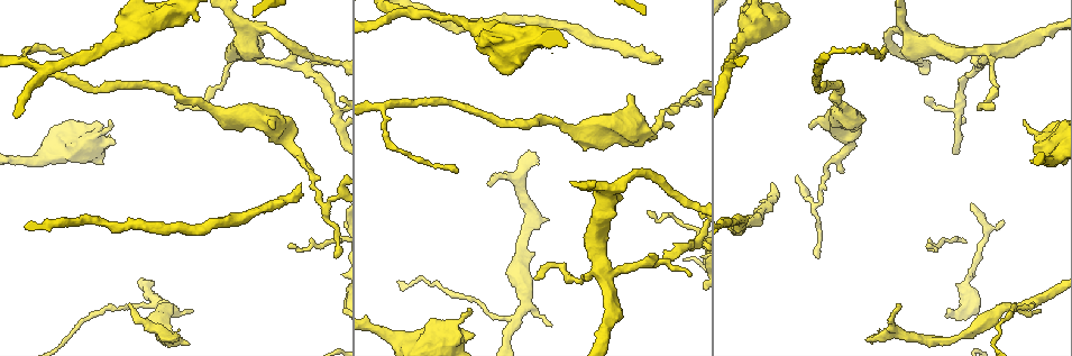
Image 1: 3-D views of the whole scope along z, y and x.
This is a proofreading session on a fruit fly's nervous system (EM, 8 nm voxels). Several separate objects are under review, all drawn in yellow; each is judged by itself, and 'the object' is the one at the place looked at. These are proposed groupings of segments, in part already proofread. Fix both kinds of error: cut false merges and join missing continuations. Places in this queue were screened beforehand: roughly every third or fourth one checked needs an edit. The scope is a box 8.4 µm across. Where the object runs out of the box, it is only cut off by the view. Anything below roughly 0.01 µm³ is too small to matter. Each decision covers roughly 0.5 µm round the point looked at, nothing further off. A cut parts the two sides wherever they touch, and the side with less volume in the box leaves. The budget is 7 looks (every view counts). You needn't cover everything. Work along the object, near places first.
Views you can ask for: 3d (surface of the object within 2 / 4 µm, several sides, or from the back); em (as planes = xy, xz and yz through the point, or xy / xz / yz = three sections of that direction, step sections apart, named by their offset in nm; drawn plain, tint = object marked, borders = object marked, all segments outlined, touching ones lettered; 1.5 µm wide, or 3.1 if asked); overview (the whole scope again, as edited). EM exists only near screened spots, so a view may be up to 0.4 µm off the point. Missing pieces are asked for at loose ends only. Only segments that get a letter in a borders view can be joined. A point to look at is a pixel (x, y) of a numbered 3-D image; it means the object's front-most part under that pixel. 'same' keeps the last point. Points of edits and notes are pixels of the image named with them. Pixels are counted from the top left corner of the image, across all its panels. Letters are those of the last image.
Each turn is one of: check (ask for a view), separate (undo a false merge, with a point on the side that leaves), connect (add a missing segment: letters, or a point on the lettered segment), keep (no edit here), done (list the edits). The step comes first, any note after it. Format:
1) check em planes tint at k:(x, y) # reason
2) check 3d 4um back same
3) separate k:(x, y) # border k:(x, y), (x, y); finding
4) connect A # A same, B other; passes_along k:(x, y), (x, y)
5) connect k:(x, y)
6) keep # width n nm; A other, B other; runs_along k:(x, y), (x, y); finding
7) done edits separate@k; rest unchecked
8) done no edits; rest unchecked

check em yz step 8 plain at 1:(299, 185) # branch stops here

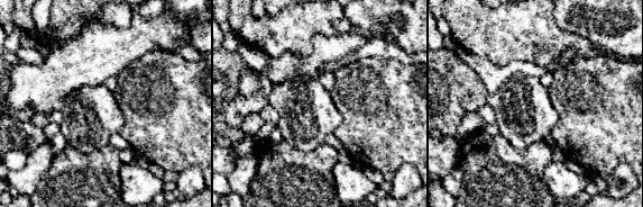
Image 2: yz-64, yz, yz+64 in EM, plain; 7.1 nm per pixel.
check em yz step 8 borders same # see the neighbours

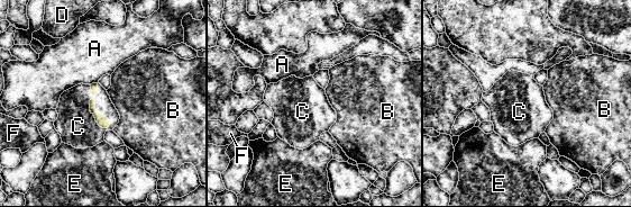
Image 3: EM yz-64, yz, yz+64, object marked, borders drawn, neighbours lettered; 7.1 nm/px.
connect C # A other, B other, C same, D other, E other, F other; passes_along 3:(103, 122), (90, 108), (78, 126); it goes on there

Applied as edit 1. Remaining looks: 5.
check overview

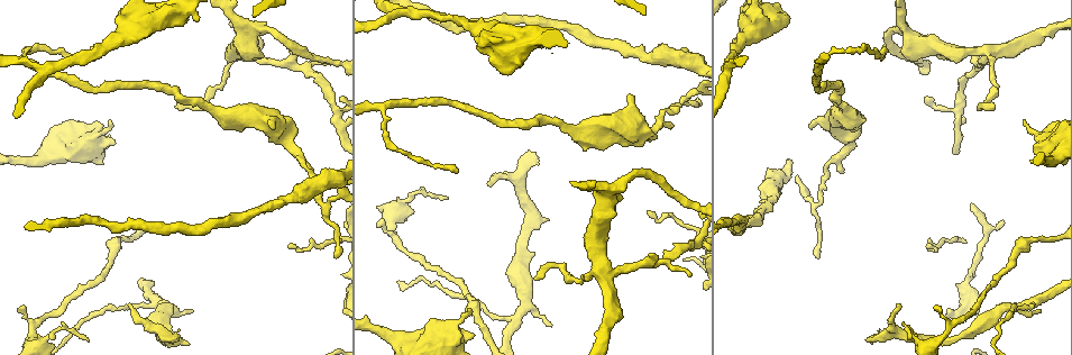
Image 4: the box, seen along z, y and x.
check em planes plain at 4:(536, 279) # tapers out

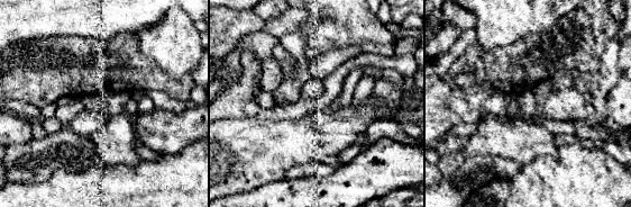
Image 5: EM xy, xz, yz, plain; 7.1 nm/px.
check em planes borders same # see the neighbours

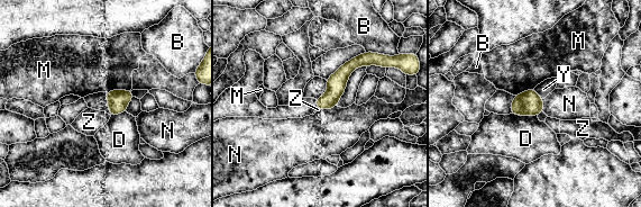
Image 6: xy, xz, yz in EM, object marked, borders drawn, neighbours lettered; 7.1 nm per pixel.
keep # B other, D other, M other, N other, Y other, Z other; border 6:(533, 89), (543, 98); none of them fits

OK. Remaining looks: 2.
done edits connect@3; rest unchecked

